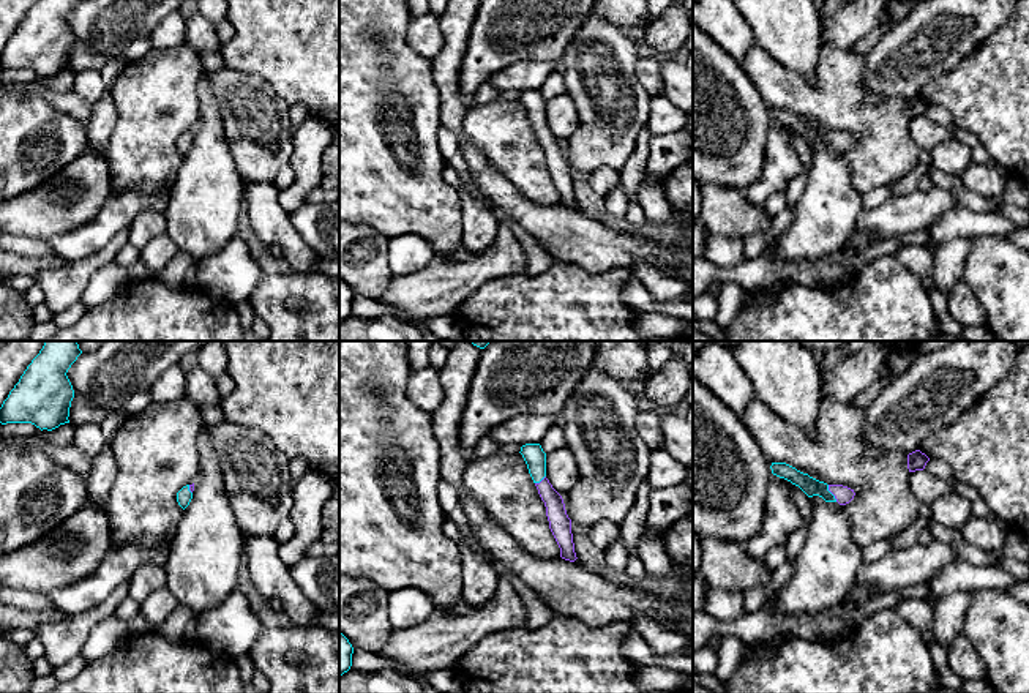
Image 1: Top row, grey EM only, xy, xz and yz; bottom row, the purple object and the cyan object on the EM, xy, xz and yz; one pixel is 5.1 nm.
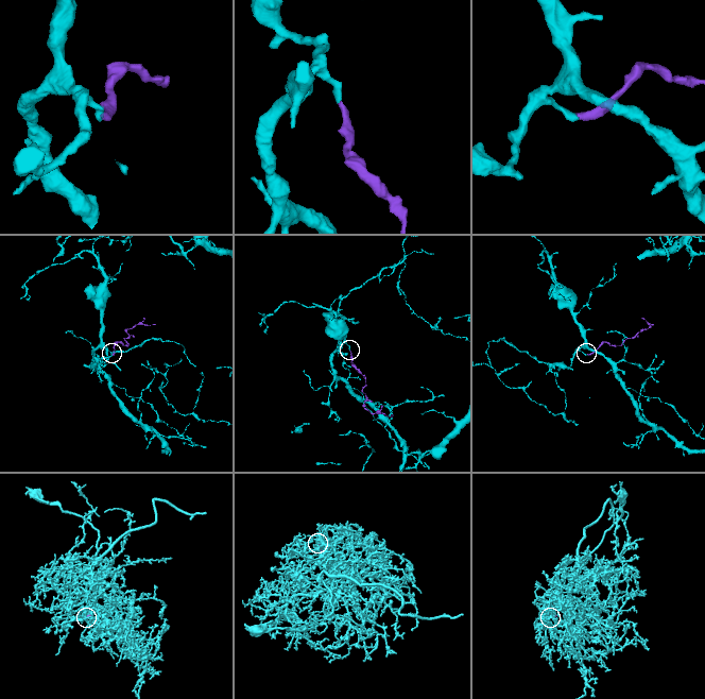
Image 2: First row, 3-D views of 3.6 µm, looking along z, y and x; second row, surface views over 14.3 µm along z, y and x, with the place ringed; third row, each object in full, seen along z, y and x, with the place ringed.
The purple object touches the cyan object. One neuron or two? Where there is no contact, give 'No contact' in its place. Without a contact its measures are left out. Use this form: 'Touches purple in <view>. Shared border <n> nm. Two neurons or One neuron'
Touches purple in yz. Shared border 100 nm. One neuron

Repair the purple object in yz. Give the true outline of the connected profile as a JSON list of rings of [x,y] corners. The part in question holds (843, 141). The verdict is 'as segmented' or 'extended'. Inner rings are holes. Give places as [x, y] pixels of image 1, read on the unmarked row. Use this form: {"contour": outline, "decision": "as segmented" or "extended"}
{"contour": [[[772,109],[772,120],[791,128],[799,133],[808,144],[819,142],[825,148],[838,148],[840,152],[849,150],[855,139],[854,136],[843,131],[827,131],[819,128],[808,120],[797,117],[795,114],[786,109]]], "decision": "extended"}

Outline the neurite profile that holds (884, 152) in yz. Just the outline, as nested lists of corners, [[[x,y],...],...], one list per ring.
[[[756,44],[740,66],[770,109],[786,109],[819,128],[843,131],[855,139],[843,155],[859,194],[893,185],[919,166],[920,148],[909,131],[907,101],[865,101],[863,55],[822,46],[814,85]]]

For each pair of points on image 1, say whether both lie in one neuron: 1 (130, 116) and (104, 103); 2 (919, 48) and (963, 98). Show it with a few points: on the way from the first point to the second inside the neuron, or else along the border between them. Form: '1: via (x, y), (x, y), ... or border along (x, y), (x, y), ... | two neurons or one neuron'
1: border along (109, 92), (117, 123), (106, 146) | two neurons
2: border along (972, 52), (949, 71), (931, 78), (917, 95) | two neurons

